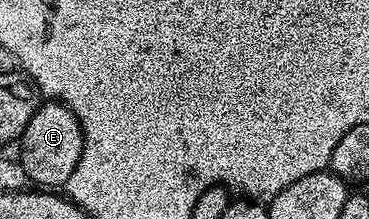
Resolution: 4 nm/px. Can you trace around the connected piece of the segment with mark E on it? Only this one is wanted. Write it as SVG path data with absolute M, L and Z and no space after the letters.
M57 102L39 103L36 114L32 114L32 122L22 131L20 145L22 154L20 161L29 183L42 190L58 190L72 178L72 170L76 170L76 162L80 162L80 154L84 146L80 122L68 110Z

